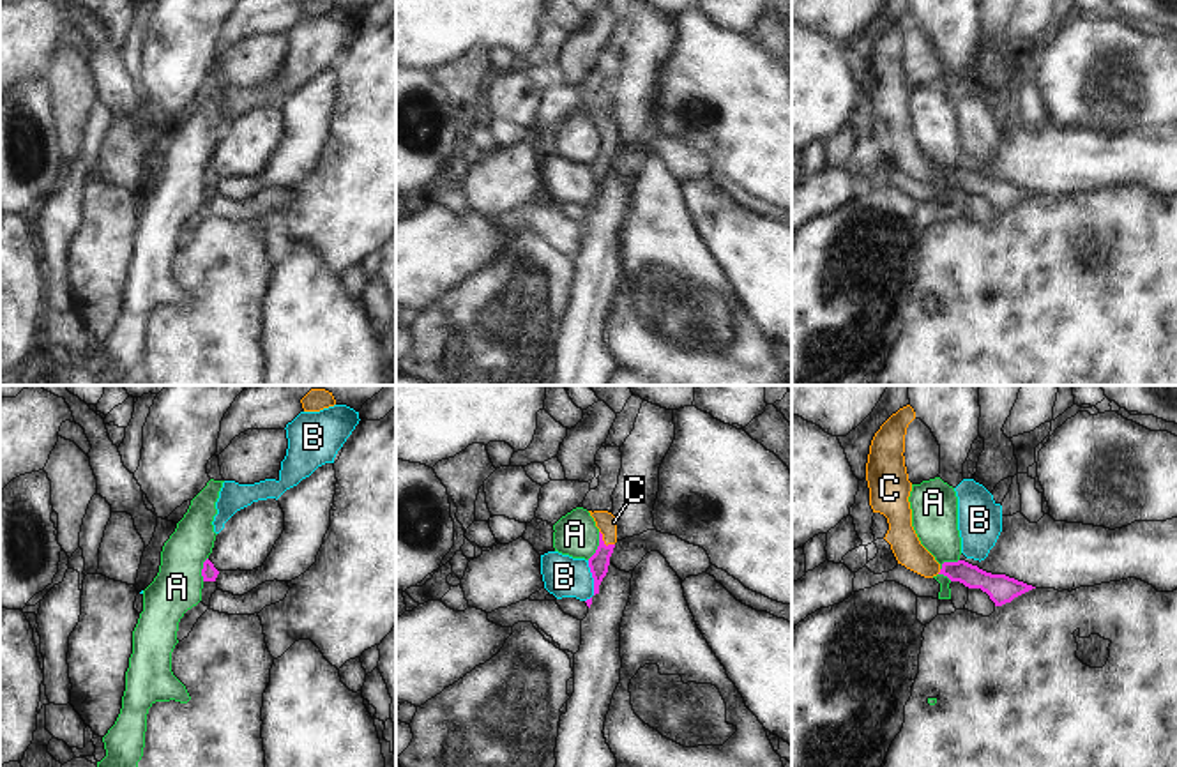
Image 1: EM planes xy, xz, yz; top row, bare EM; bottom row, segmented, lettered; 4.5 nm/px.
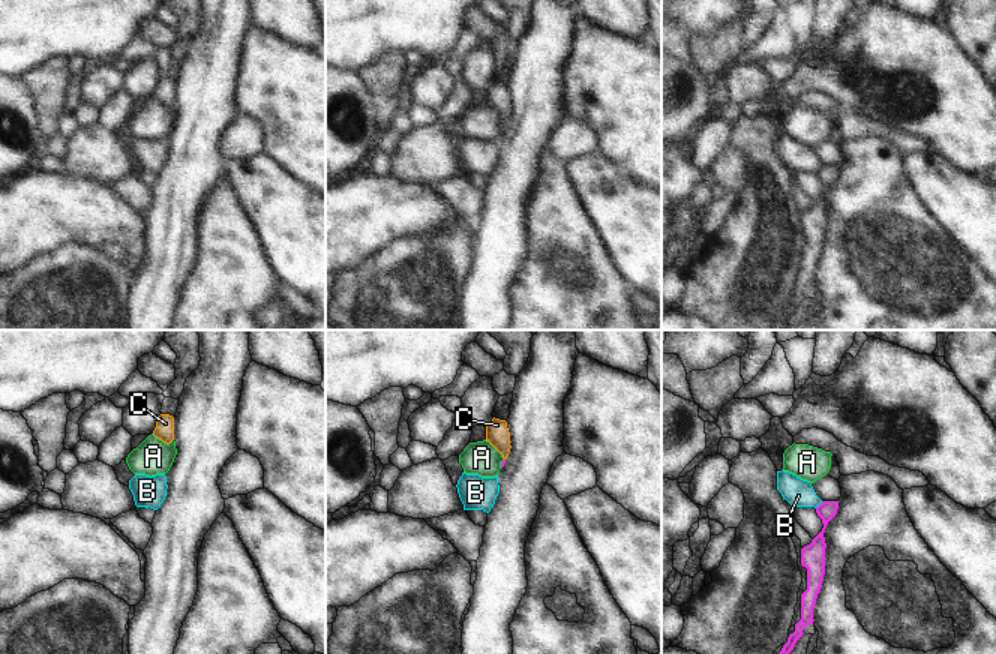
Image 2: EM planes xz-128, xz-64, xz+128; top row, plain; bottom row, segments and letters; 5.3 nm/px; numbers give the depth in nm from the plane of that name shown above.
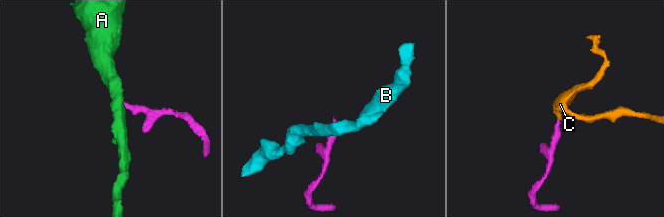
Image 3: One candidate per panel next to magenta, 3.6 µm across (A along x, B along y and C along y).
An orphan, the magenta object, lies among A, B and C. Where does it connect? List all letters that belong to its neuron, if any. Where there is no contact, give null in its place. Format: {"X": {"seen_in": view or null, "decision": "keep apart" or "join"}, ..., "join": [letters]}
{"A": {"seen_in": "xz", "decision": "keep apart"}, "B": {"seen_in": "xz", "decision": "keep apart"}, "C": {"seen_in": "xz", "decision": "join"}, "join": ["C"]}

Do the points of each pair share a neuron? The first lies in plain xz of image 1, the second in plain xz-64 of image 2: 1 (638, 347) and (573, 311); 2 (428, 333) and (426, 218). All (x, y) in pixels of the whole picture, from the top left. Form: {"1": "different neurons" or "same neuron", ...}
{"1": "same neuron", "2": "different neurons"}

